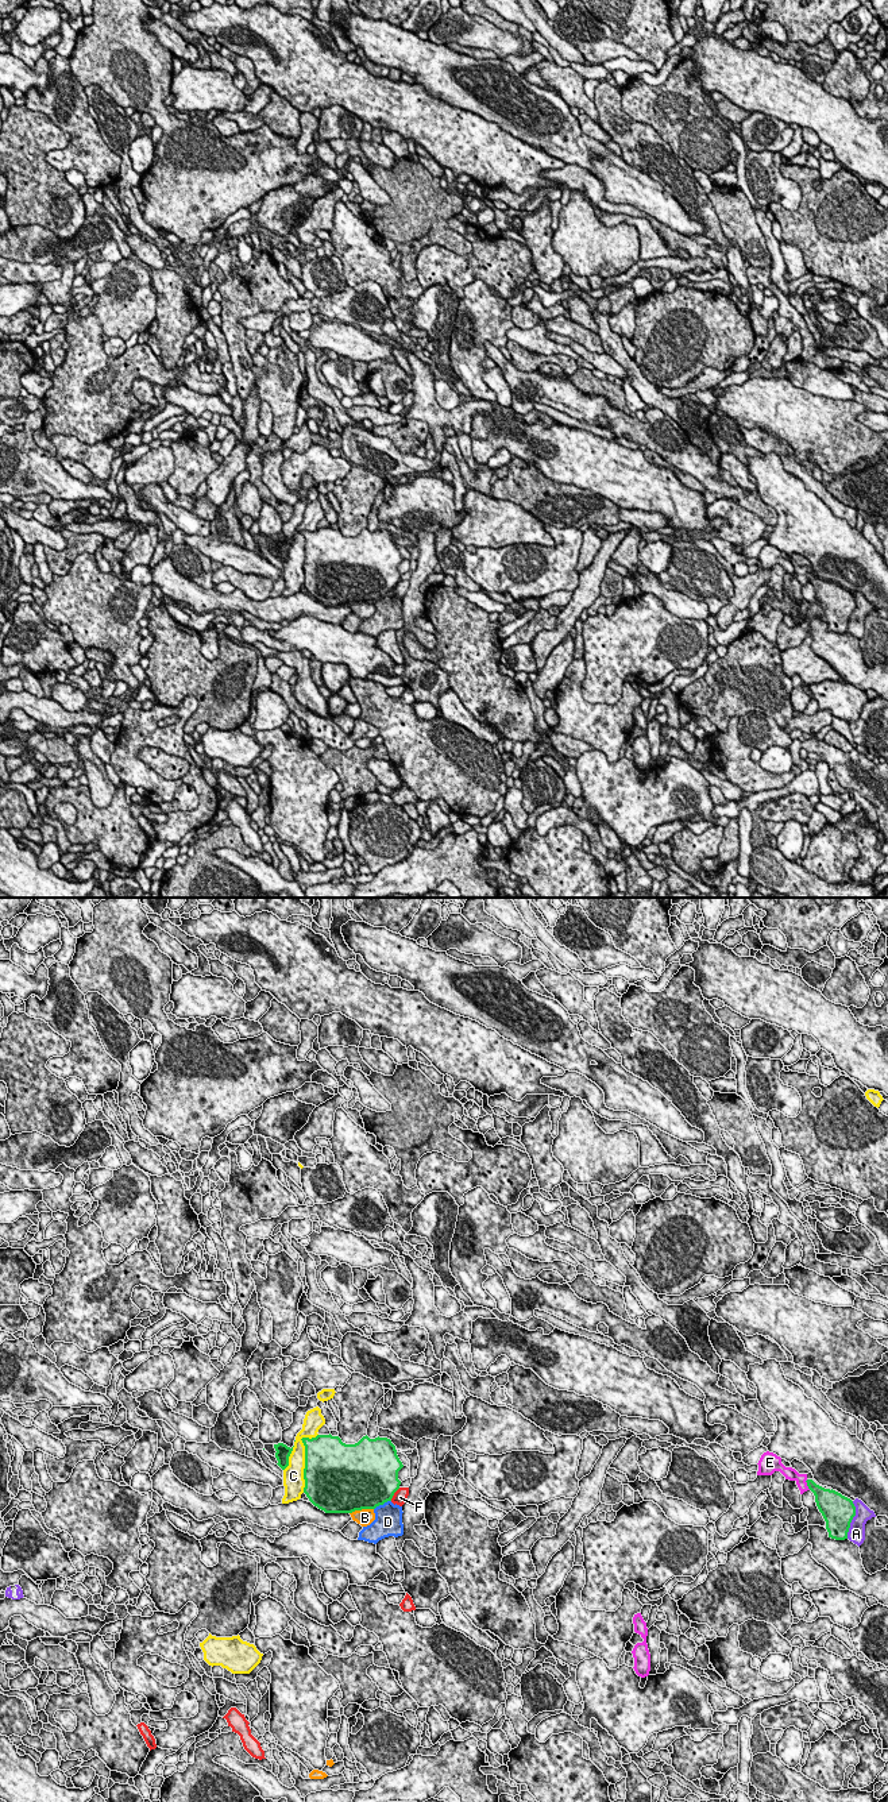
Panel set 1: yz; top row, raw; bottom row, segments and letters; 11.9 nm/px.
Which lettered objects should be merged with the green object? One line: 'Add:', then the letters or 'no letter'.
Add: no letter

